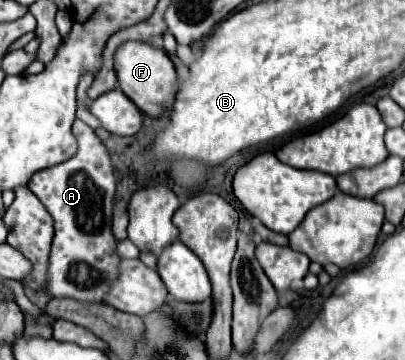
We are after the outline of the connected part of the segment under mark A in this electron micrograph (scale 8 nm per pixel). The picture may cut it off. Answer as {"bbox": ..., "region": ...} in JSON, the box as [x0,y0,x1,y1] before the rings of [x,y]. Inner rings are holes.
{"bbox":[29,120,119,304],"region":[[[81,120],[73,122],[79,150],[67,162],[37,172],[29,188],[43,202],[55,222],[55,238],[49,258],[47,294],[53,298],[75,298],[89,304],[103,302],[115,276],[119,276],[117,240],[111,232],[111,210],[117,178],[109,150],[97,134]]]}

